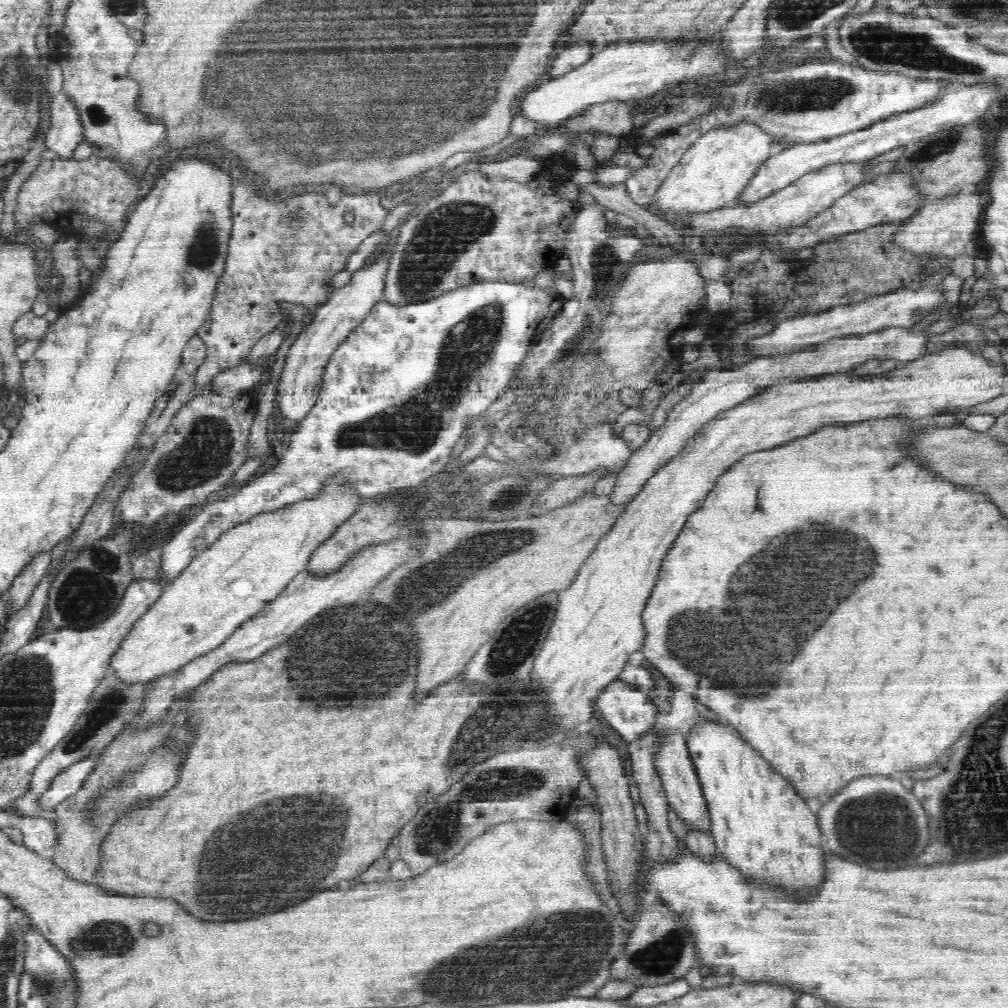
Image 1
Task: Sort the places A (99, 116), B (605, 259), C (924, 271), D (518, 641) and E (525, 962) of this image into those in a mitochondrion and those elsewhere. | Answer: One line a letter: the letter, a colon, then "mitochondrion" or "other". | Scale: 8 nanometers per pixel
A: mitochondrion
B: mitochondrion
C: other
D: mitochondrion
E: mitochondrion

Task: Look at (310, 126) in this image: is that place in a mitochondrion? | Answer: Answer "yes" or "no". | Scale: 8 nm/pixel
yes

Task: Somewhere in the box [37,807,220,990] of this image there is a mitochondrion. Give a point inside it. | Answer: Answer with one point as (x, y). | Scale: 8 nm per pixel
(110, 938)

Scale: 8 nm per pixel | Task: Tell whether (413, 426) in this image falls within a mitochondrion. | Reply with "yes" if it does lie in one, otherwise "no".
yes

